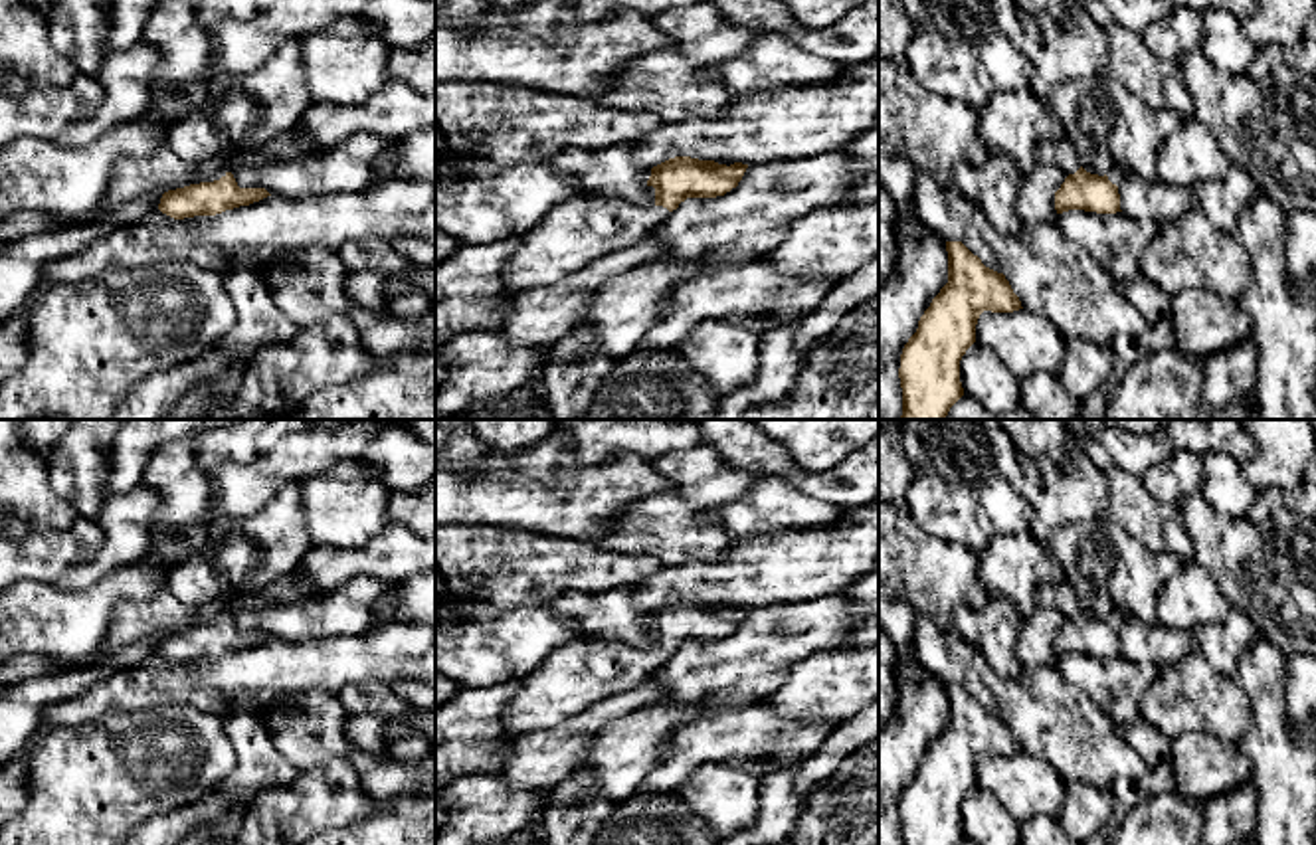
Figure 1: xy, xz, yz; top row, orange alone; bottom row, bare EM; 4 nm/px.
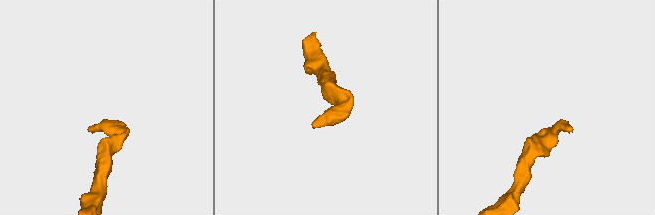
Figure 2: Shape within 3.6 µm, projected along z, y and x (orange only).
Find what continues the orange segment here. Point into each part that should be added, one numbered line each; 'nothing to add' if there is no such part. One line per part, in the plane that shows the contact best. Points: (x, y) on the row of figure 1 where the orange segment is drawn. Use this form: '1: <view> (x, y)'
1: xy (133, 179)

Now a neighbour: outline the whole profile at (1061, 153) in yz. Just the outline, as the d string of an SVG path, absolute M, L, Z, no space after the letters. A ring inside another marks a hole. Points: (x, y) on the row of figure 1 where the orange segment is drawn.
M1069 139L1037 141L1035 162L1041 166L1059 166L1067 176L1082 166L1082 156Z

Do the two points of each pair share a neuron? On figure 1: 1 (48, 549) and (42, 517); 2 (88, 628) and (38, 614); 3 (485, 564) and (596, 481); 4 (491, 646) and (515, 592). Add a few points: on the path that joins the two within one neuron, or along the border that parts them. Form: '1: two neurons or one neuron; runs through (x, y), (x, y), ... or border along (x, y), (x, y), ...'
1: two neurons; border along (80, 517), (62, 529), (28, 533), (20, 539)
2: one neuron; runs through (76, 626), (50, 622)
3: two neurons; border along (505, 525), (576, 539)
4: two neurons; border along (547, 604), (529, 604), (501, 612)

